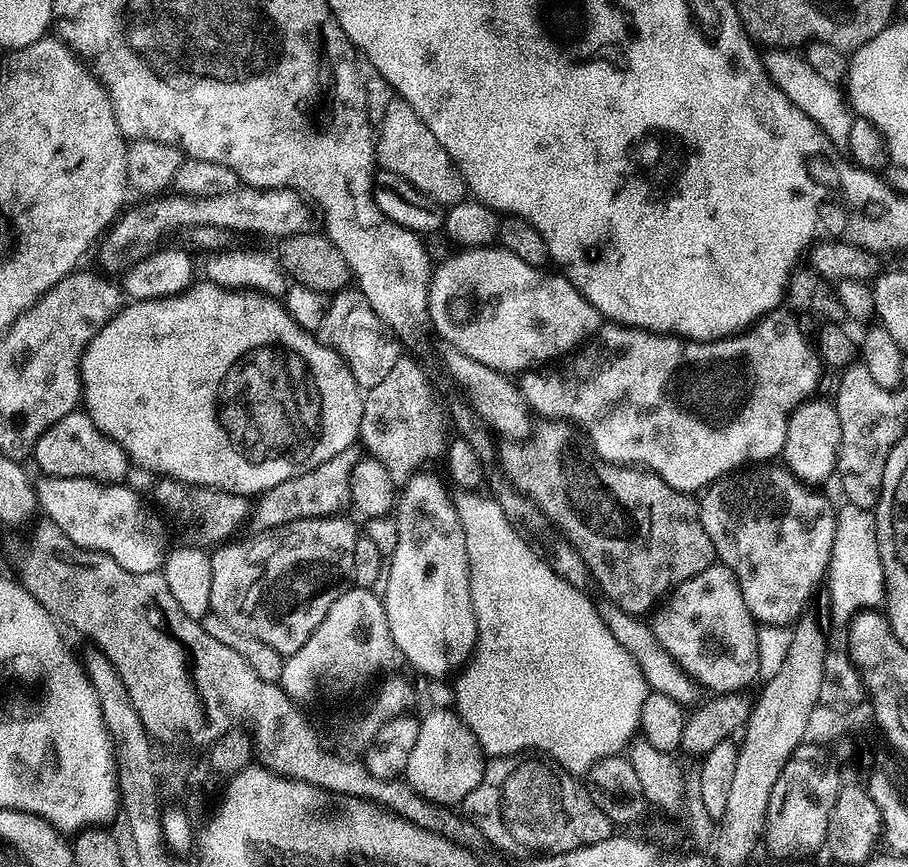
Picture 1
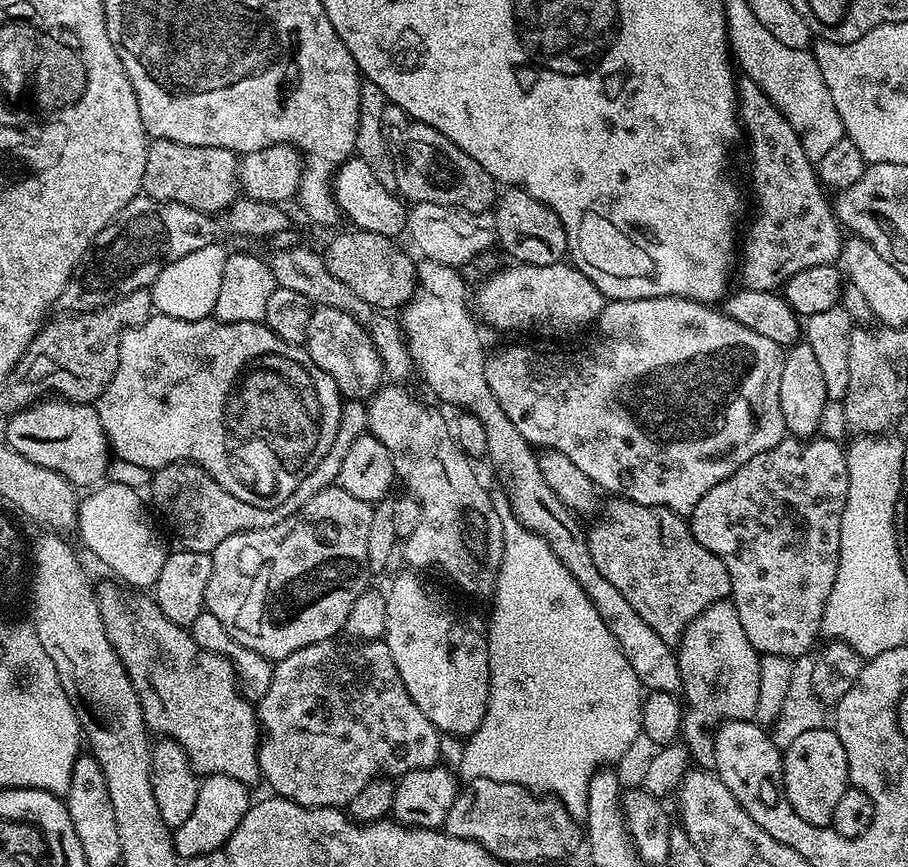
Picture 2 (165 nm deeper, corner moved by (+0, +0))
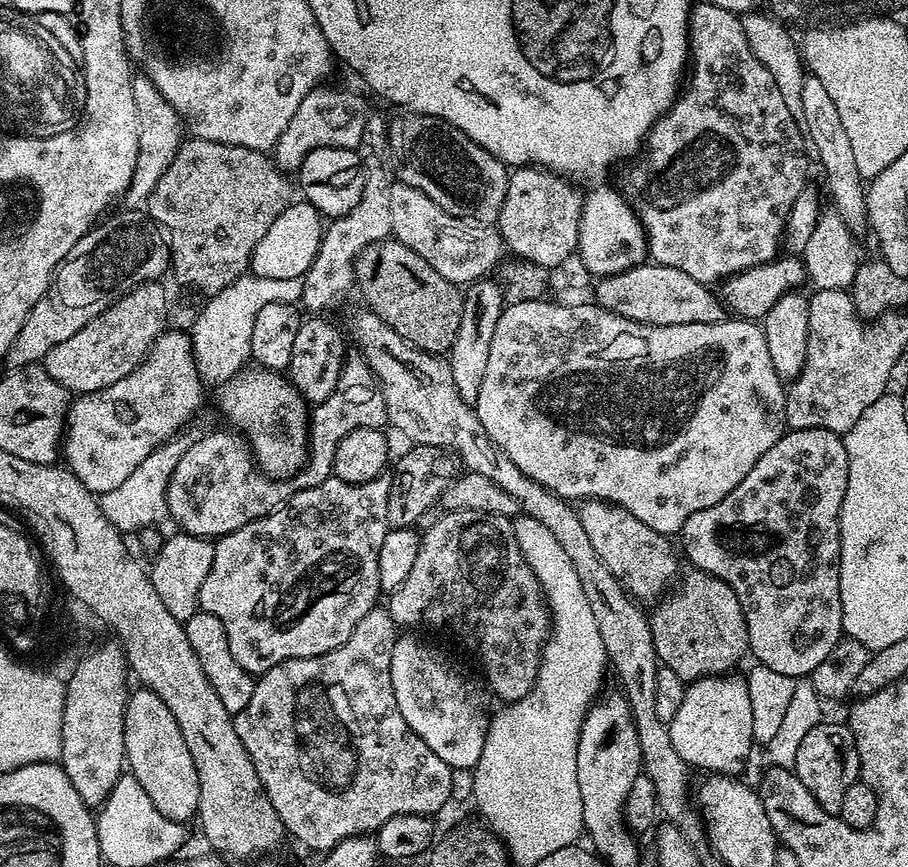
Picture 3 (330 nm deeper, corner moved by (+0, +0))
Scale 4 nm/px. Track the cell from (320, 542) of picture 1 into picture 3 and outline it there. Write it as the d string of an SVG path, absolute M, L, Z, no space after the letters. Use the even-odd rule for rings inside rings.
M381 474L370 482L361 484L351 484L333 478L322 482L322 486L310 486L310 490L302 490L294 494L282 507L275 508L270 514L254 522L246 522L242 530L234 530L234 534L226 534L215 541L214 566L210 566L210 574L206 574L206 582L202 582L200 608L214 614L214 618L222 622L222 627L226 629L226 642L230 642L230 654L234 654L234 659L238 662L238 666L242 666L242 670L259 674L287 660L326 654L342 646L342 642L350 638L354 626L358 626L358 622L366 618L371 608L377 607L379 600L376 599L381 599L382 596L378 582L378 554L382 550L382 542L389 529L386 518L386 502L389 498L390 479L387 475Z

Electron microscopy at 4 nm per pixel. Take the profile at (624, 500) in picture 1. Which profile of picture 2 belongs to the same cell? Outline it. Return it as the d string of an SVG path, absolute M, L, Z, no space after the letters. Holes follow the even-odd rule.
M608 498L599 509L600 521L588 528L586 539L594 566L598 566L598 574L611 582L617 590L622 590L622 598L634 606L638 618L650 626L668 644L675 645L684 635L684 629L706 606L715 600L731 597L732 583L730 574L719 558L706 546L702 546L694 538L689 521L681 513L672 512L663 506L646 506L627 498Z

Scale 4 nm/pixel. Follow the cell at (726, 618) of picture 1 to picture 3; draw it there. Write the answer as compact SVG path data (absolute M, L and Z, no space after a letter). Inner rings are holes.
M736 675L703 676L685 687L682 706L667 725L674 750L678 750L678 758L685 760L689 769L705 768L705 773L721 776L741 775L744 759L754 749L754 716L750 714L747 679Z

